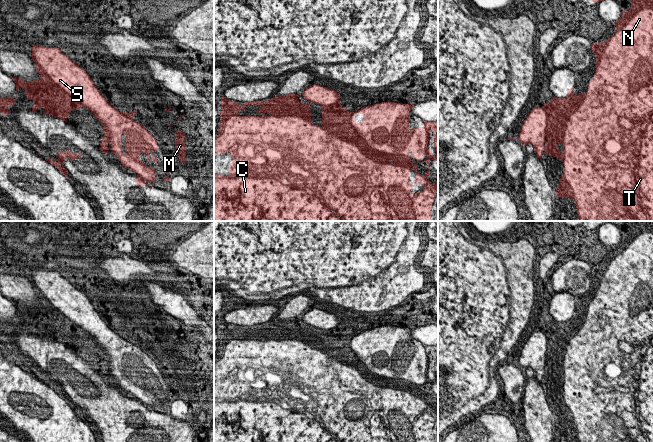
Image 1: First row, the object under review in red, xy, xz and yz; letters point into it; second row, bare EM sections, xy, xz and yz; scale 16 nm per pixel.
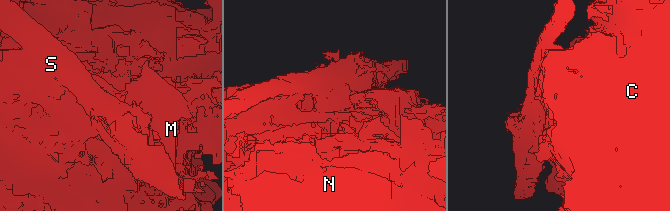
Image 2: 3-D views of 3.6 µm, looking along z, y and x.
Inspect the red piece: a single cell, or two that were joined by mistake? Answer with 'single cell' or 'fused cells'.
fused cells

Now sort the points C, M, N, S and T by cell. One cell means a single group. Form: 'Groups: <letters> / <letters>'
Groups: C M N T / S

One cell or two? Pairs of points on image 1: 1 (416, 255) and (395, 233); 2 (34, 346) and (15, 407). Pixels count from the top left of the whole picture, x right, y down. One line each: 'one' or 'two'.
1: two
2: two

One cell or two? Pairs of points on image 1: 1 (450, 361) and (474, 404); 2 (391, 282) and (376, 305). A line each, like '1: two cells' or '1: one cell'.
1: one cell
2: one cell

